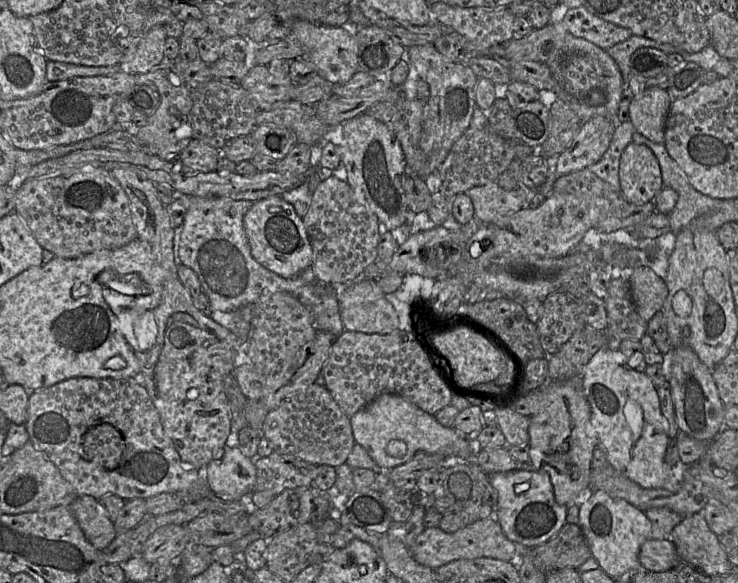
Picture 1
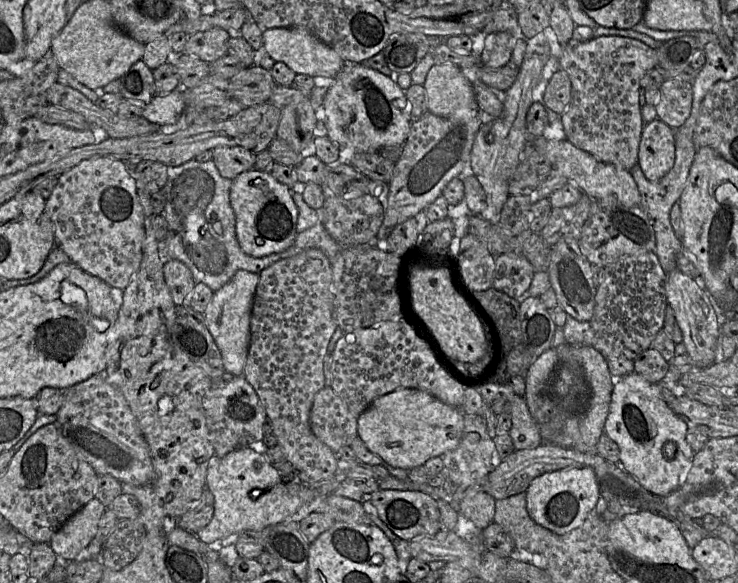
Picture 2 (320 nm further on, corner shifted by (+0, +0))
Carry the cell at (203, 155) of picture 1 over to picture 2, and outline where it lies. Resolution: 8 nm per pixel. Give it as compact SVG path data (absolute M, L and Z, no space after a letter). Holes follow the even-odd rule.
M217 148L212 152L212 162L221 176L234 180L245 171L256 170L256 155L248 149Z

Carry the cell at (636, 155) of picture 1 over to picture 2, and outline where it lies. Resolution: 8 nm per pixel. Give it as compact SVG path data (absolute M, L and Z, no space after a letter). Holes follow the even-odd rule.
M654 120L643 131L639 147L639 166L651 182L663 178L673 167L677 155L677 132L660 120Z

